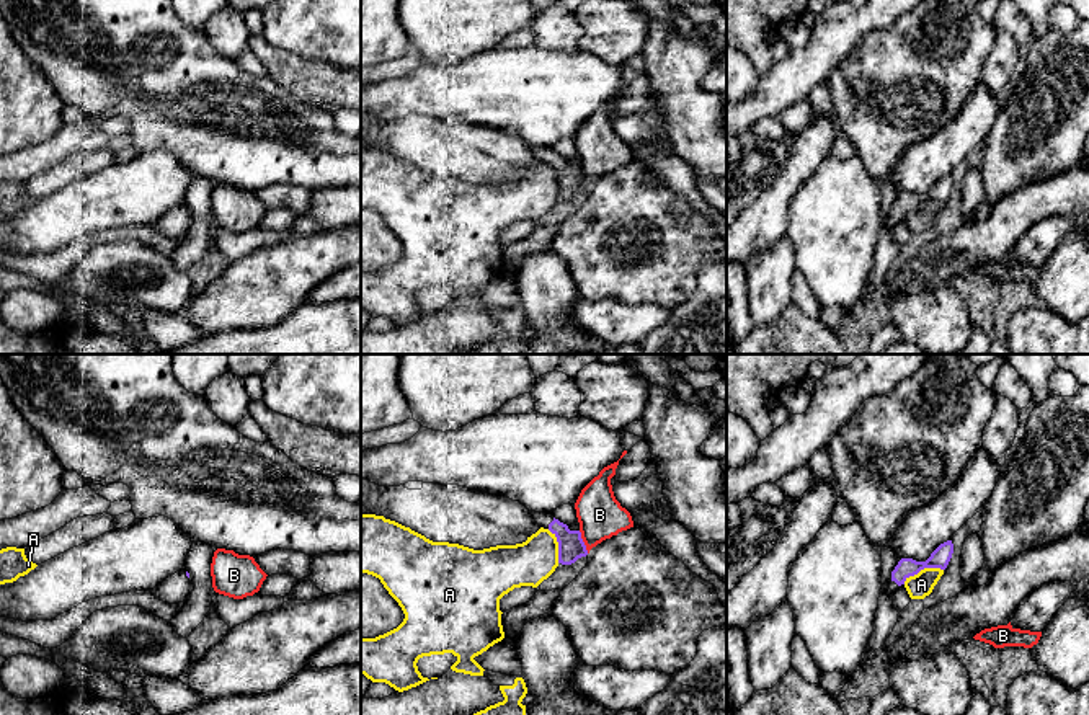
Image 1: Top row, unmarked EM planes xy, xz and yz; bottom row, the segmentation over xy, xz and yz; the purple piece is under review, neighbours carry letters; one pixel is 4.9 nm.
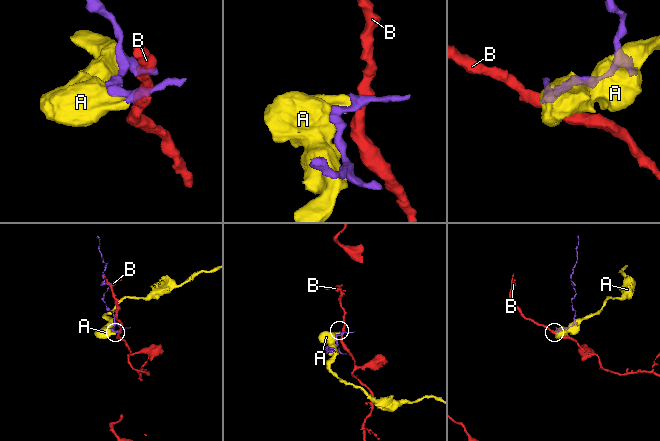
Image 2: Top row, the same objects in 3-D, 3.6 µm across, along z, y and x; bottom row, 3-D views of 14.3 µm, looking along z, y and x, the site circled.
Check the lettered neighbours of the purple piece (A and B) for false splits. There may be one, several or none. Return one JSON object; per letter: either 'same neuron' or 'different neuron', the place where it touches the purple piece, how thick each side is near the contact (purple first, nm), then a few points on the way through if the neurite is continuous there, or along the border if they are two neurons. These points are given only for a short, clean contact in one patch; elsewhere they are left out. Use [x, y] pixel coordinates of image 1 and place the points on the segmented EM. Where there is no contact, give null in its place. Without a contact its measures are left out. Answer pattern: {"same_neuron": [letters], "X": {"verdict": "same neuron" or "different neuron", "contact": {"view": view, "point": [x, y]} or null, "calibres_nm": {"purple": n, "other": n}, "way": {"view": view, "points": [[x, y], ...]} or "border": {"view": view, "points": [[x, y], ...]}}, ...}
{"same_neuron": [], "A": {"verdict": "different neuron", "contact": {"view": "yz", "point": [923, 568]}, "calibres_nm": {"purple": 100, "other": 120}}, "B": {"verdict": "different neuron", "contact": {"view": "xz", "point": [583, 542]}, "calibres_nm": {"purple": 130, "other": 220}, "border": {"view": "xz", "points": [[578, 531], [588, 552]]}}}

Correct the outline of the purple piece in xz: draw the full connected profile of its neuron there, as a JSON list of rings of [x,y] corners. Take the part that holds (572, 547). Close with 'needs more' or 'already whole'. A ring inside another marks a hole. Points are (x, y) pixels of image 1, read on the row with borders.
[[[532,511],[532,516],[540,527],[549,529],[557,537],[558,563],[571,565],[588,555],[580,531],[570,531],[568,526],[555,519],[552,513]]] | needs more

